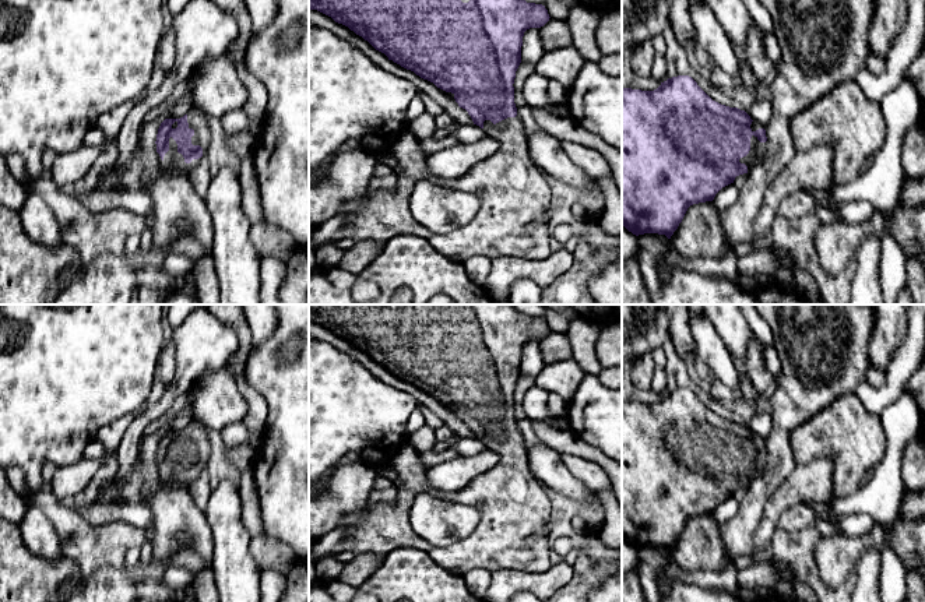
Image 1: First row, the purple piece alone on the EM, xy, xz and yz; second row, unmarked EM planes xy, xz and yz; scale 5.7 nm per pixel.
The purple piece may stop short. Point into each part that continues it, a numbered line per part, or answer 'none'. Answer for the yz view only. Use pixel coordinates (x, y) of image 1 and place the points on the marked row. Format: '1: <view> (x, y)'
1: yz (758, 148)

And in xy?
1: xy (172, 158)

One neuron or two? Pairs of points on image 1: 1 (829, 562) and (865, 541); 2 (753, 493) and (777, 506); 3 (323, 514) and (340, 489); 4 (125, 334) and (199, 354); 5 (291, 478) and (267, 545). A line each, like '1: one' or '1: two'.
1: one
2: two
3: one
4: two
5: two

